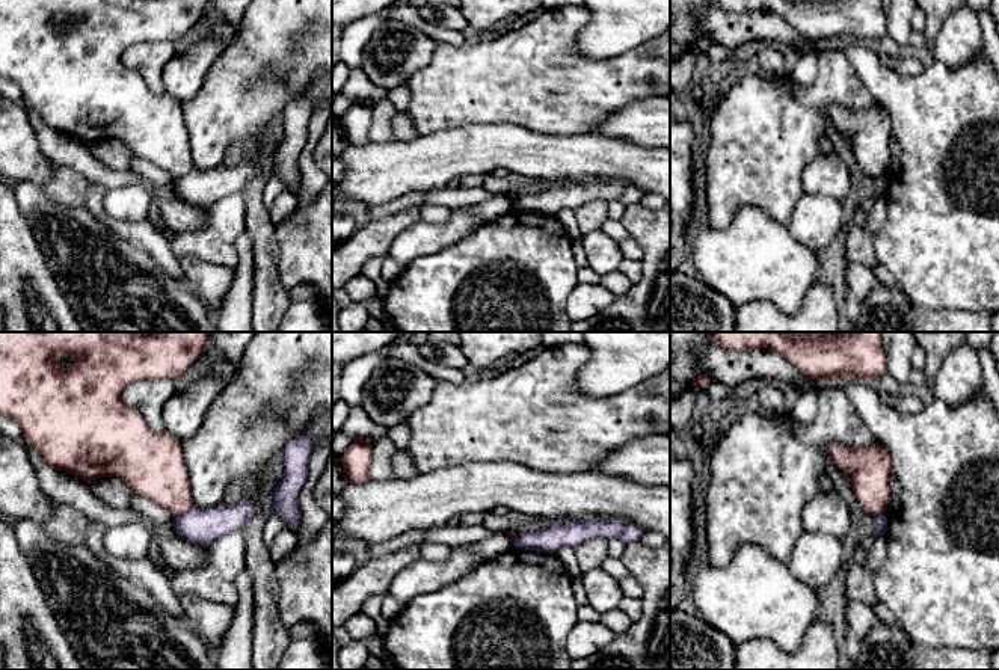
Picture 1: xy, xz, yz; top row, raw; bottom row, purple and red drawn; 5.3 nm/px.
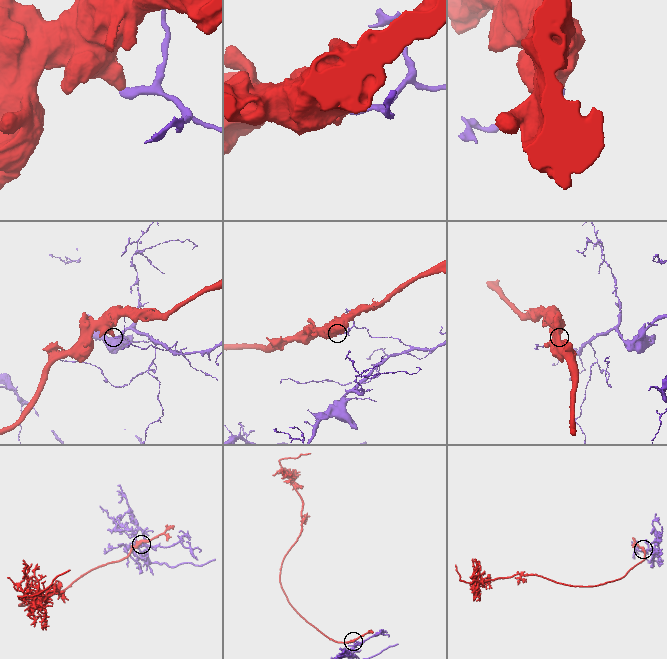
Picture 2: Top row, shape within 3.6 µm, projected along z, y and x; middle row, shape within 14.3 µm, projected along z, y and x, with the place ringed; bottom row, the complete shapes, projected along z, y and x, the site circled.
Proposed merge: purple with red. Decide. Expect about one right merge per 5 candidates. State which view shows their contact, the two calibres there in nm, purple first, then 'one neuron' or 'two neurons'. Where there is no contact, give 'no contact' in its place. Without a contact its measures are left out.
meets purple in xy; 190 nm thick on the purple side, 300 nm on the other; two neurons

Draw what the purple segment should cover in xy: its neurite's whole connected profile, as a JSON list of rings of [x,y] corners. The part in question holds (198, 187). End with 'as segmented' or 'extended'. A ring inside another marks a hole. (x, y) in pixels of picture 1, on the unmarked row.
[[[244,161],[214,171],[193,168],[187,175],[174,180],[174,193],[190,205],[207,208],[234,192],[241,192],[254,175],[255,169]]] | as segmented

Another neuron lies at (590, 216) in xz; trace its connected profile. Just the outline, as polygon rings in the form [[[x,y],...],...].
[[[593,199],[575,210],[581,234],[599,231],[608,217],[608,205],[604,199]]]

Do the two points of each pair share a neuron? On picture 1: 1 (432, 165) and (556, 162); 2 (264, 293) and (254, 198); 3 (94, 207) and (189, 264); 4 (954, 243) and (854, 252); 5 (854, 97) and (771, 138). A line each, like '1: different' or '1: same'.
1: same
2: same
3: different
4: different
5: same

